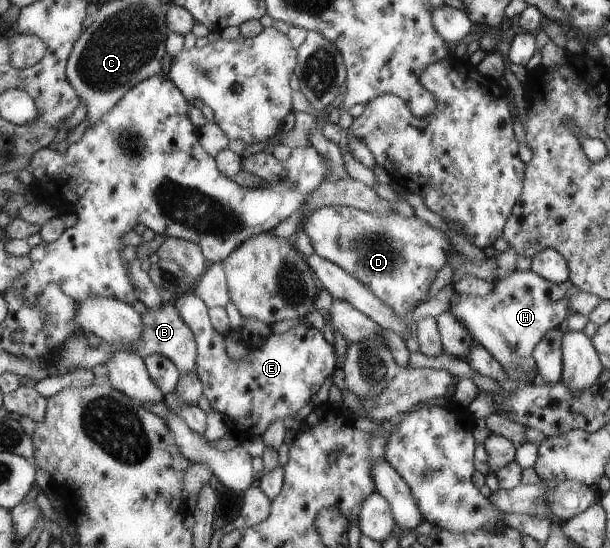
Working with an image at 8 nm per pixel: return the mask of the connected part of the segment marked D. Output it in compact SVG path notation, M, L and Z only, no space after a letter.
M331 205L325 208L316 208L312 212L306 212L301 221L303 230L310 239L315 253L323 259L329 260L345 270L350 276L360 281L378 300L401 317L412 312L424 299L428 287L432 284L436 272L449 262L449 256L453 250L447 236L442 231L432 228L424 220L414 216L378 216L372 212Z

